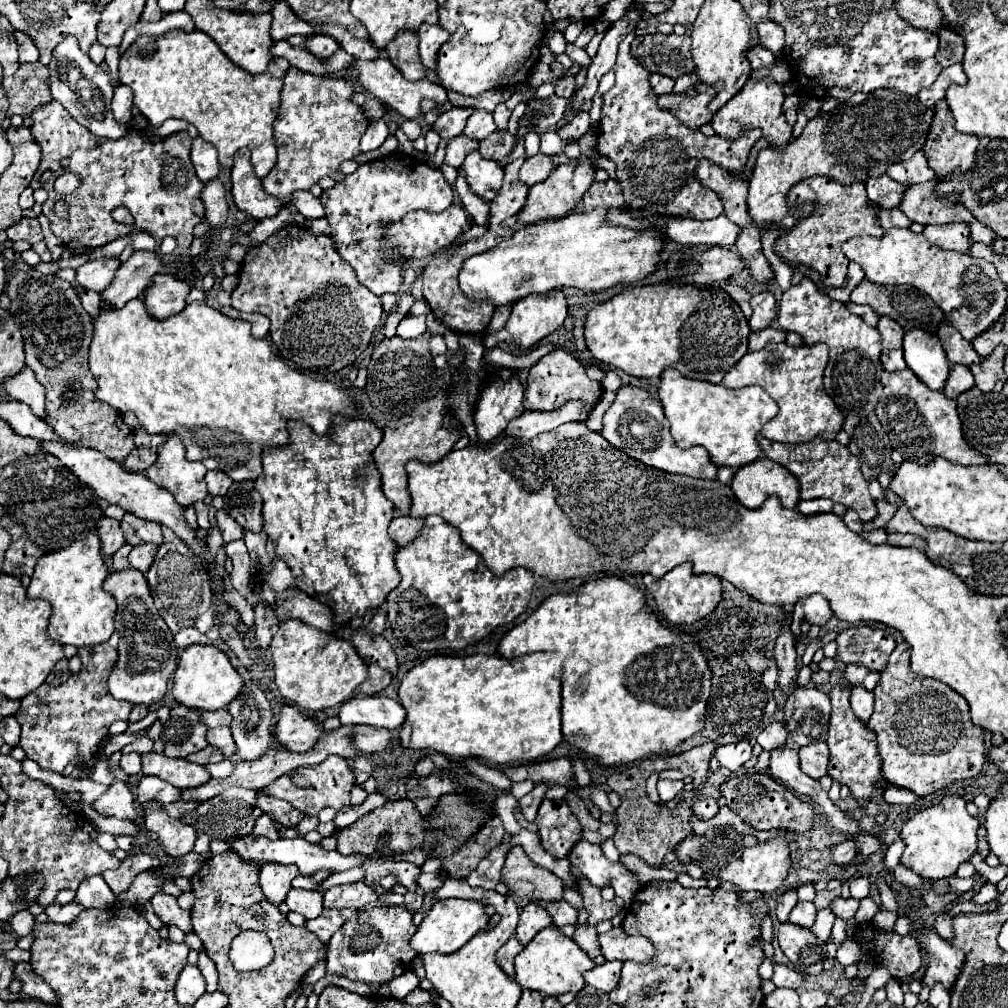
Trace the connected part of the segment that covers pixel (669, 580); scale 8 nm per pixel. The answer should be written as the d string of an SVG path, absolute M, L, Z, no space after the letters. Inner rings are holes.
M680 564L656 582L652 598L654 598L658 610L662 612L662 616L668 622L672 622L672 624L690 624L690 622L696 622L696 620L704 618L706 614L710 614L716 608L716 604L720 602L720 598L722 598L720 578L716 578L714 574L696 576L696 574L692 574L690 564Z

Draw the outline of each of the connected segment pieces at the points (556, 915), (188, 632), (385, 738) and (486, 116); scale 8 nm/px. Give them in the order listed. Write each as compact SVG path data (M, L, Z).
M558 900L558 902L550 902L546 904L546 910L552 918L552 924L562 928L566 924L578 924L578 912L574 906L570 906L566 900Z
M184 628L174 636L174 642L176 642L178 650L184 650L190 644L208 644L210 640L198 628Z
M354 726L352 730L354 747L363 754L373 754L384 750L390 744L390 732L374 726Z
M474 110L472 116L468 118L466 128L464 128L462 134L468 136L468 138L472 138L472 140L482 140L488 134L492 134L494 130L496 130L496 126L494 126L492 114L486 112L486 110Z

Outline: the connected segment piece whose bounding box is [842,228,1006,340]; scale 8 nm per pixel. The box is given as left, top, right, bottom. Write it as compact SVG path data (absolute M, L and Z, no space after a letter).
M908 228L886 230L882 238L856 236L844 242L842 252L862 266L866 278L876 284L910 284L926 292L936 306L944 312L946 320L966 338L972 340L986 328L990 328L1006 310L1006 286L998 278L996 268L970 254L948 252L932 246L922 234L914 234Z

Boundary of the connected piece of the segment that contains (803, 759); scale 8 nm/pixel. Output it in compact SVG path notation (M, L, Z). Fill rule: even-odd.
M812 742L800 748L800 768L812 778L822 778L828 774L828 746L826 742Z

